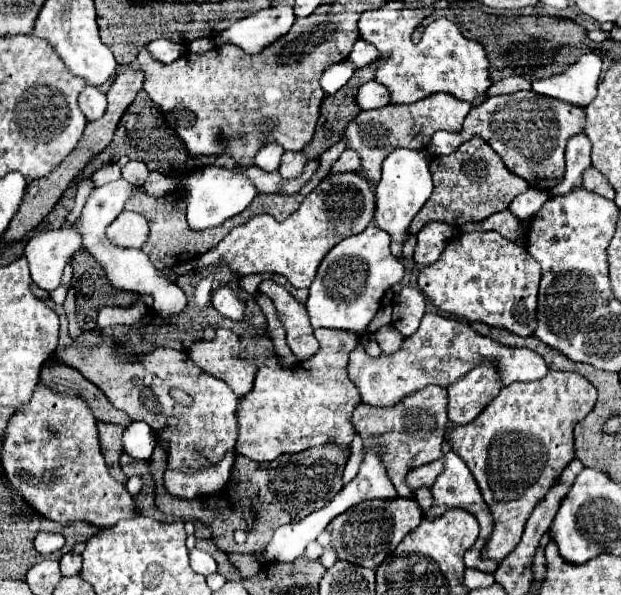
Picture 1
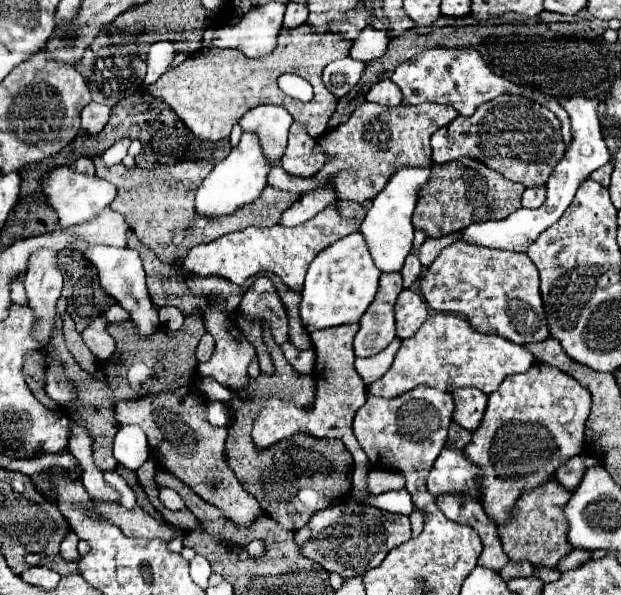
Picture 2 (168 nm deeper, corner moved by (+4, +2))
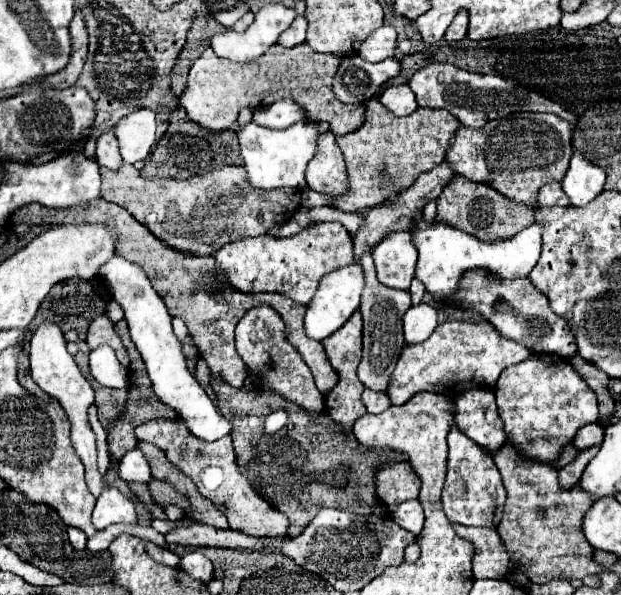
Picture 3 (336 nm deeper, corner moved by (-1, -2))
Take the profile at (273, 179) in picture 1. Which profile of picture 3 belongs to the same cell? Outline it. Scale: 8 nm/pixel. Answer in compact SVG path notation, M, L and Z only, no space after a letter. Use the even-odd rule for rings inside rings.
M370 99L366 123L350 135L336 137L336 143L340 145L346 159L350 191L344 197L328 197L316 191L302 191L302 205L320 207L328 201L334 201L336 207L340 207L342 211L372 209L382 203L384 197L408 189L420 173L426 173L432 167L440 165L458 127L460 121L444 109L418 107L406 117L396 117L378 99Z

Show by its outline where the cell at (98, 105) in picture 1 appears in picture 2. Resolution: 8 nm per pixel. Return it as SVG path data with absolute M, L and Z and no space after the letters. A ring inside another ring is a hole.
M91 101L91 103L85 105L83 111L81 111L81 129L85 129L85 131L91 133L91 135L93 135L93 133L99 133L99 131L105 127L109 115L111 115L111 107Z

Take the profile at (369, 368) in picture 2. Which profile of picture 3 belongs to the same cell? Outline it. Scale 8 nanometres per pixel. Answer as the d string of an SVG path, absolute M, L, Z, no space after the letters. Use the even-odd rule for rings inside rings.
M368 389L362 391L362 403L366 405L366 411L374 413L374 415L382 413L390 407L390 399L384 393L374 393L374 391L368 391Z

